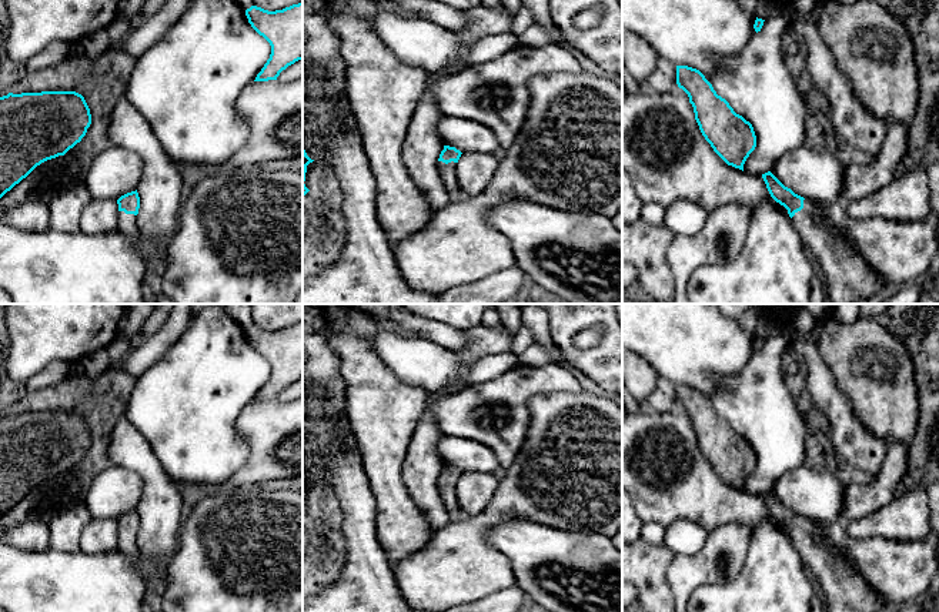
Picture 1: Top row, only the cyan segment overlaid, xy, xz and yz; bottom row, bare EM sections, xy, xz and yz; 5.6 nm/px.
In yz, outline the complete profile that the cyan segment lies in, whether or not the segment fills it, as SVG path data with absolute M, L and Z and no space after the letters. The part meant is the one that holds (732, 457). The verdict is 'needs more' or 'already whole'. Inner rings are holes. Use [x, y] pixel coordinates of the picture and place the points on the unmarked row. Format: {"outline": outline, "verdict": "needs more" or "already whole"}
{"outline": "M676 385L676 404L688 414L699 449L714 471L728 485L743 491L746 478L756 466L752 444L716 414L699 389Z", "verdict": "already whole"}

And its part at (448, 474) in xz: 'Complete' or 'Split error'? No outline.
Split error

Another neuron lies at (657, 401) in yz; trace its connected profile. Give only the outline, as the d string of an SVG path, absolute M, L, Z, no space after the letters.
M655 389L645 401L645 408L655 412L666 412L678 408L676 401L666 397L661 389Z

